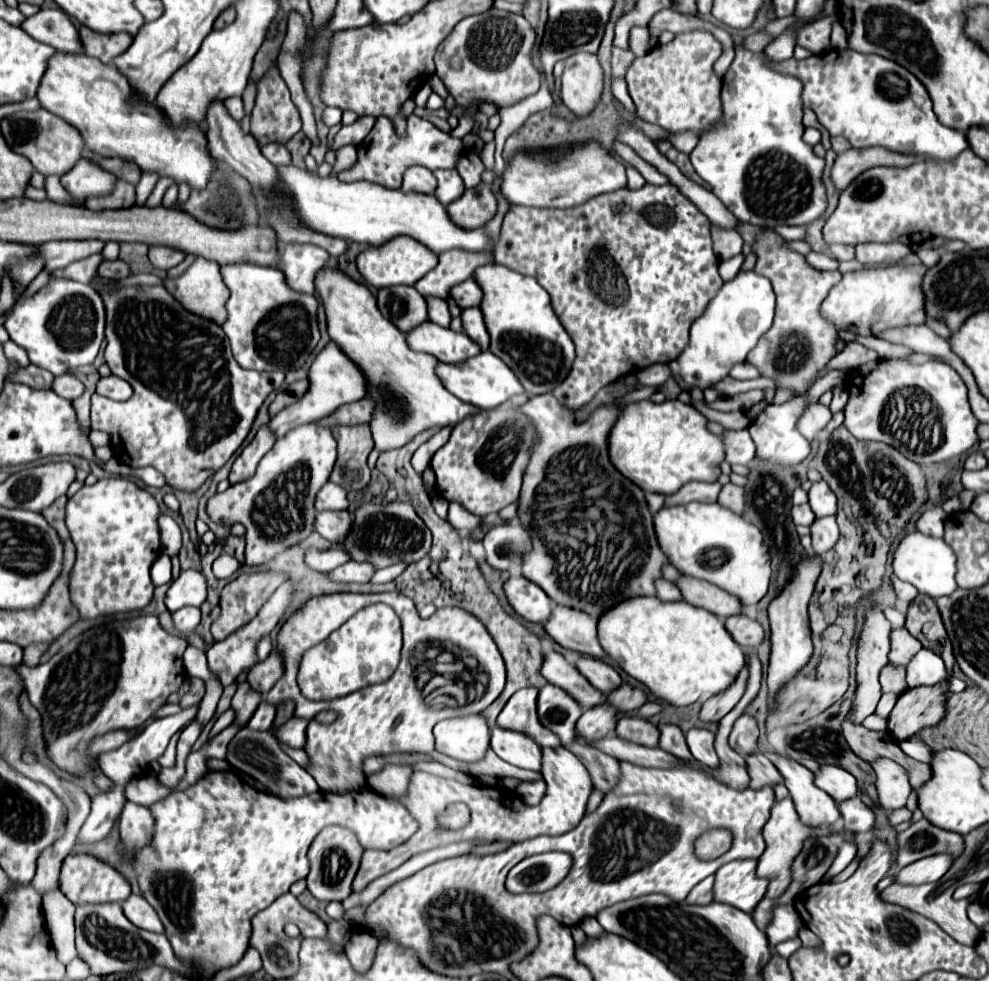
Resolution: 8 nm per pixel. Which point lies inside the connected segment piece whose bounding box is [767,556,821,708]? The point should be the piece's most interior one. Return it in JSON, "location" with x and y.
{"location":[791,647]}

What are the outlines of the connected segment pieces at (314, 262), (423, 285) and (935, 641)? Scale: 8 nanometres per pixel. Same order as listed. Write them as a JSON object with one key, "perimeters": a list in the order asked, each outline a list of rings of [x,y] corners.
{"perimeters":[[[[287,244],[279,256],[279,270],[283,270],[291,290],[313,294],[313,280],[319,268],[329,260],[329,254],[313,244]]],[[[447,250],[439,254],[439,264],[435,270],[425,274],[417,282],[417,292],[421,296],[437,296],[447,298],[449,288],[471,278],[477,266],[489,264],[493,260],[491,254],[467,254],[465,250]]],[[[919,594],[907,610],[905,628],[911,636],[915,636],[923,648],[939,654],[949,670],[953,670],[955,658],[951,652],[951,642],[947,638],[947,632],[941,622],[941,614],[937,610],[937,604],[927,594]]]]}

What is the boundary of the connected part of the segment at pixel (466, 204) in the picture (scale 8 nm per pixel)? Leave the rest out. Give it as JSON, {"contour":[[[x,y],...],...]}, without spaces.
{"contour":[[[481,182],[471,190],[465,190],[461,198],[447,206],[447,214],[451,222],[463,226],[465,230],[473,230],[485,226],[497,212],[497,198],[491,190],[491,184]]]}

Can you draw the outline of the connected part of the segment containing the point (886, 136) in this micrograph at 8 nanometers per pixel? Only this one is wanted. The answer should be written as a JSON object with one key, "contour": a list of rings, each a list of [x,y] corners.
{"contour":[[[829,50],[817,56],[809,56],[805,60],[791,58],[775,62],[775,68],[783,70],[783,74],[795,74],[795,78],[803,82],[803,94],[801,94],[803,108],[811,108],[831,136],[845,136],[853,148],[883,146],[893,152],[915,154],[923,158],[931,156],[935,160],[953,160],[959,152],[967,148],[967,138],[963,132],[951,130],[937,120],[925,86],[909,70],[895,64],[893,60],[887,60],[877,54]]]}

